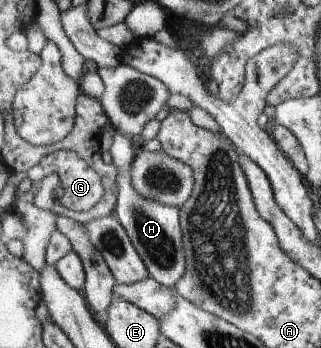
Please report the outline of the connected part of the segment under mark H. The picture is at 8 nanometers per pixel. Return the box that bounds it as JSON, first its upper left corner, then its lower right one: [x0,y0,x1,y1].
[110,130,187,289]

